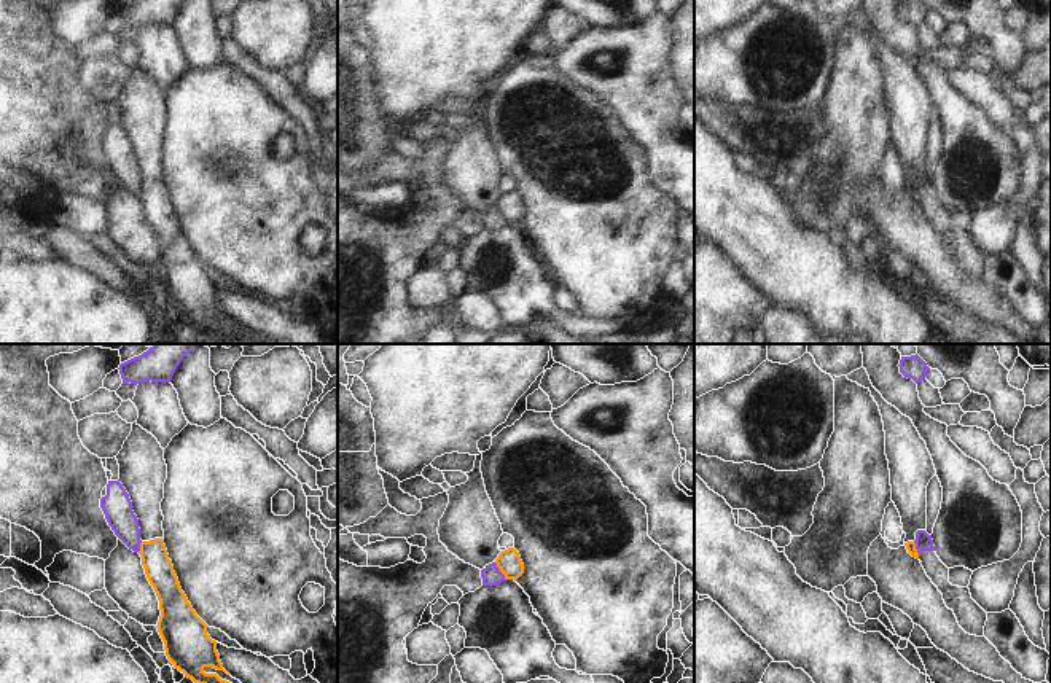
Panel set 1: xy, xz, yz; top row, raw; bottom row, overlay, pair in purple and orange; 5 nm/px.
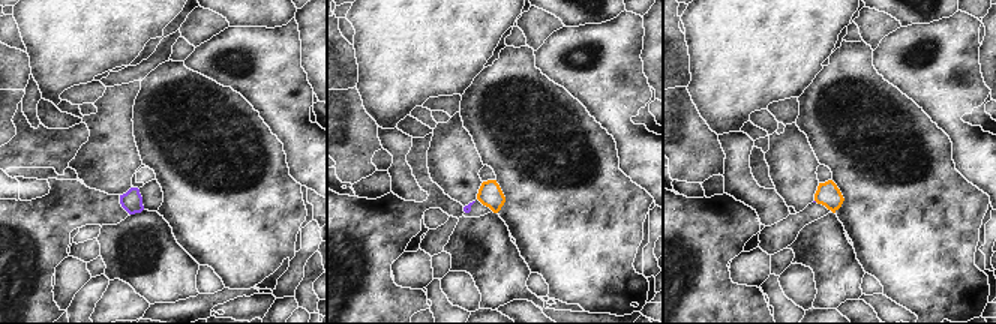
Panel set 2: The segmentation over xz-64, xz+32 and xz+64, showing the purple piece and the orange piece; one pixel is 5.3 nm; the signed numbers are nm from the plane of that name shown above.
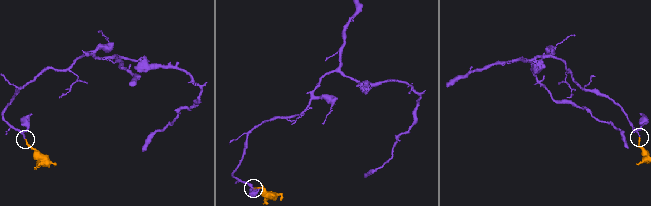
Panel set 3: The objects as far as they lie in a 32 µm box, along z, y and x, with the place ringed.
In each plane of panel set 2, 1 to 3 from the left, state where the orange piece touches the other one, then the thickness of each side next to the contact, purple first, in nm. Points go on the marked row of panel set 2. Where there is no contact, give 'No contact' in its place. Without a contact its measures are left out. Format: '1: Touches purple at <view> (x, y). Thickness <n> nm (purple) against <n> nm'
1: No contact
2: No contact
3: No contact.

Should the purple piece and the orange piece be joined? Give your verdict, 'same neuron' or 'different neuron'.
different neuron

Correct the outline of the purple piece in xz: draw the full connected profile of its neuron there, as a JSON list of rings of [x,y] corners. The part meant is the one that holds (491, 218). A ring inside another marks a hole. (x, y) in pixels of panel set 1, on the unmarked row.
[[[495,205],[486,209],[481,213],[483,229],[495,229],[505,224],[505,218],[500,215]]]

